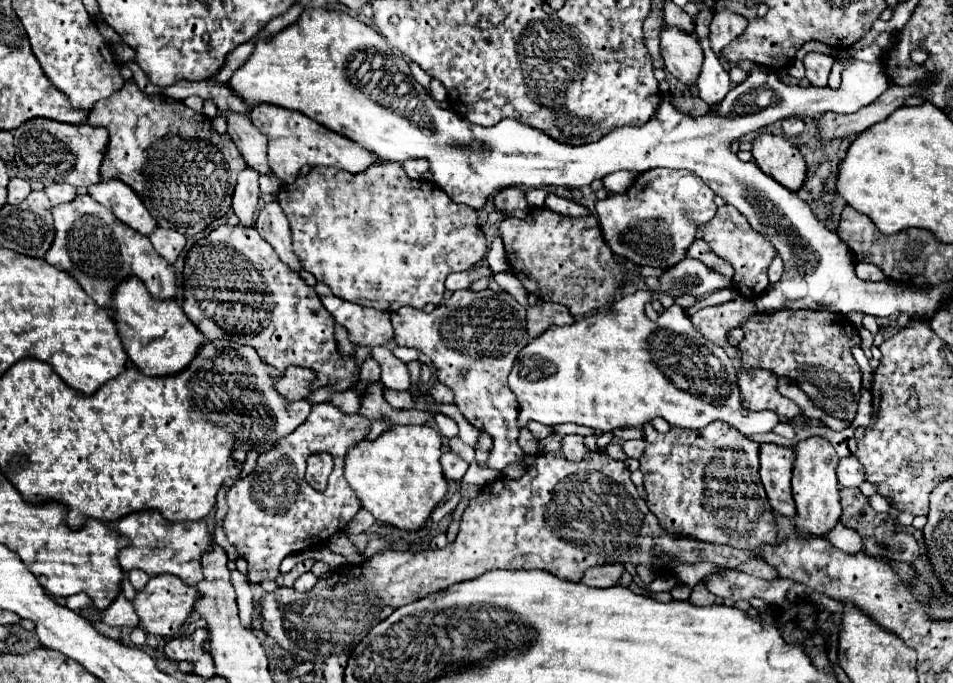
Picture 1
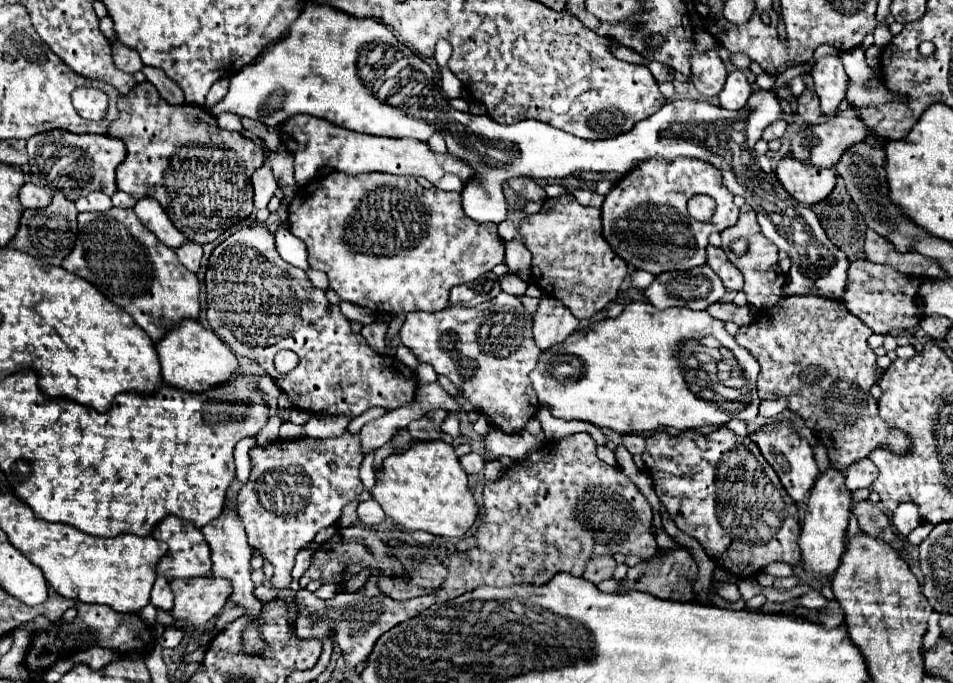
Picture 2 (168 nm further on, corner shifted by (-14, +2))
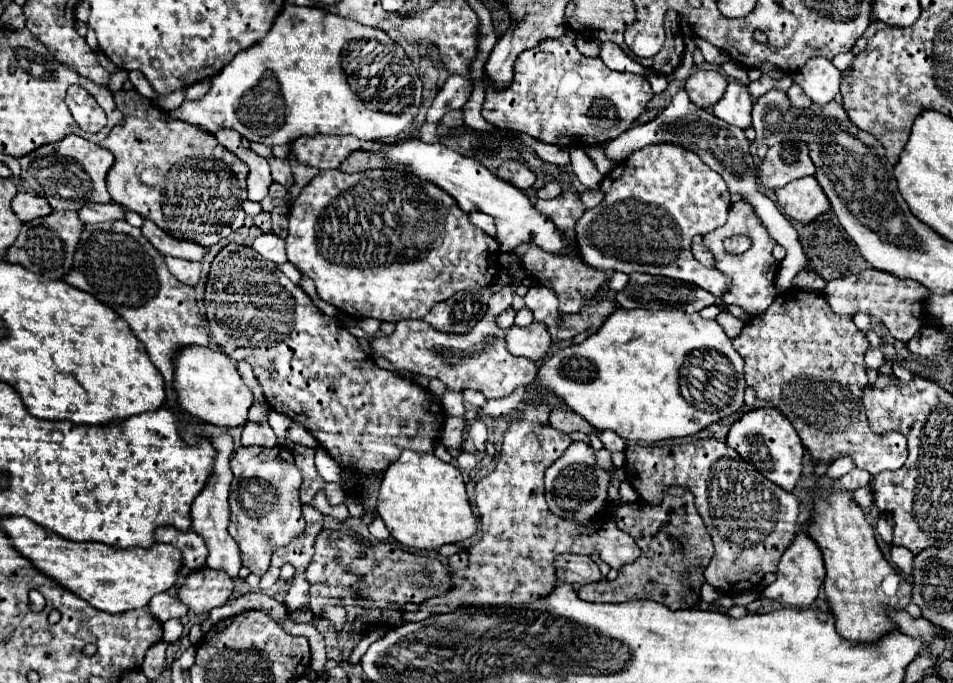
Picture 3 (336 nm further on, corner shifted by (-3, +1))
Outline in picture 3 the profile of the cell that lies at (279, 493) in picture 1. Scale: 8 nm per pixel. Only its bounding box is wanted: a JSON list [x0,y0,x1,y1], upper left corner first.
[228,447,304,575]

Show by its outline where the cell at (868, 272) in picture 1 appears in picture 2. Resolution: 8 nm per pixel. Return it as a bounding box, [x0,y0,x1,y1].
[843,260,923,334]

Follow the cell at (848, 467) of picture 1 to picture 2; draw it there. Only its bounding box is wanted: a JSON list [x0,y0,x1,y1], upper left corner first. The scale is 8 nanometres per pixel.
[847,460,877,490]

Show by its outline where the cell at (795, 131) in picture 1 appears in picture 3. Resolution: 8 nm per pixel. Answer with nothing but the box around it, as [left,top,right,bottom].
[788,85,812,109]

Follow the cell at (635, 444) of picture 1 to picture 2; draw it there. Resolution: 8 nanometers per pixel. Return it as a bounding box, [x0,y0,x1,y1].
[623,434,645,454]

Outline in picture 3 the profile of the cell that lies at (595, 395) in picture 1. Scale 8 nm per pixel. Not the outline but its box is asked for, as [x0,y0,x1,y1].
[532,309,746,443]

